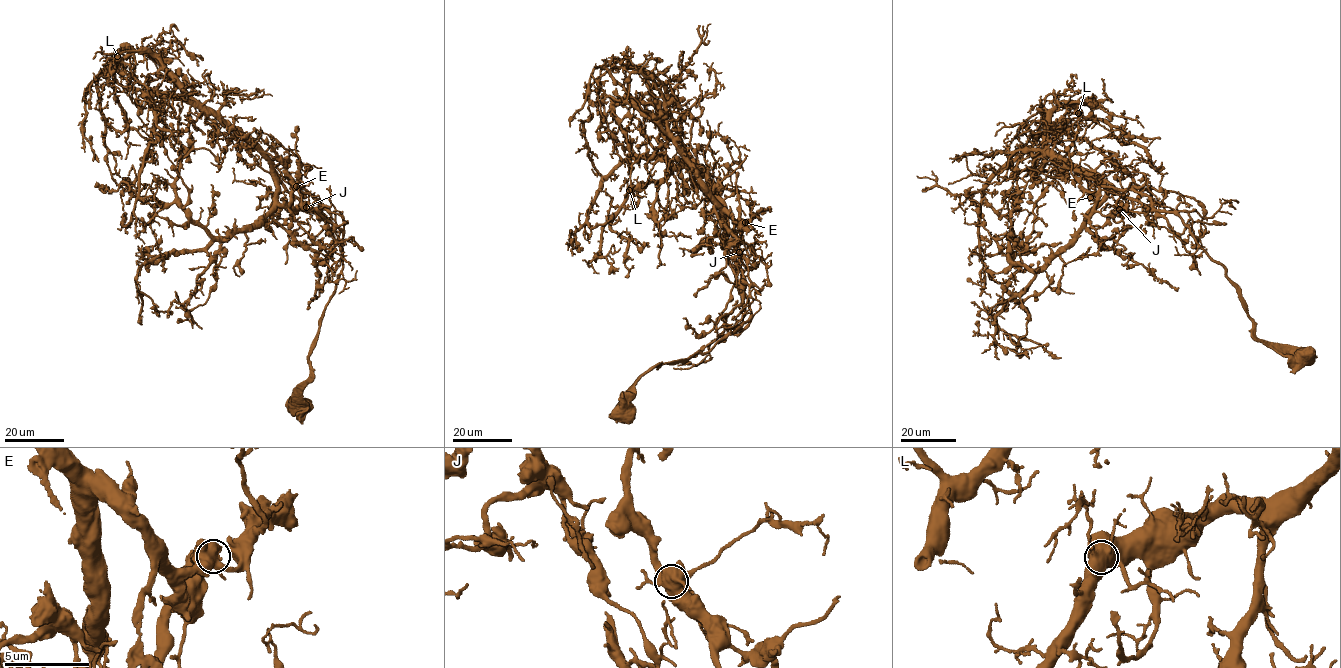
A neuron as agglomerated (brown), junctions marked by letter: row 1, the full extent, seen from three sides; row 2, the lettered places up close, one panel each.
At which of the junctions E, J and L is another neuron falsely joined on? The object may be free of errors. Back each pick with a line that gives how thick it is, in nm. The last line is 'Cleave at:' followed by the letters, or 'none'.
Cleave at: none

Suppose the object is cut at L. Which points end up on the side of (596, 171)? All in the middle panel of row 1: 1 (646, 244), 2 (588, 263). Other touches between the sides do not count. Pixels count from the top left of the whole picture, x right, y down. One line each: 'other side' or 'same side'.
1: other side
2: other side

